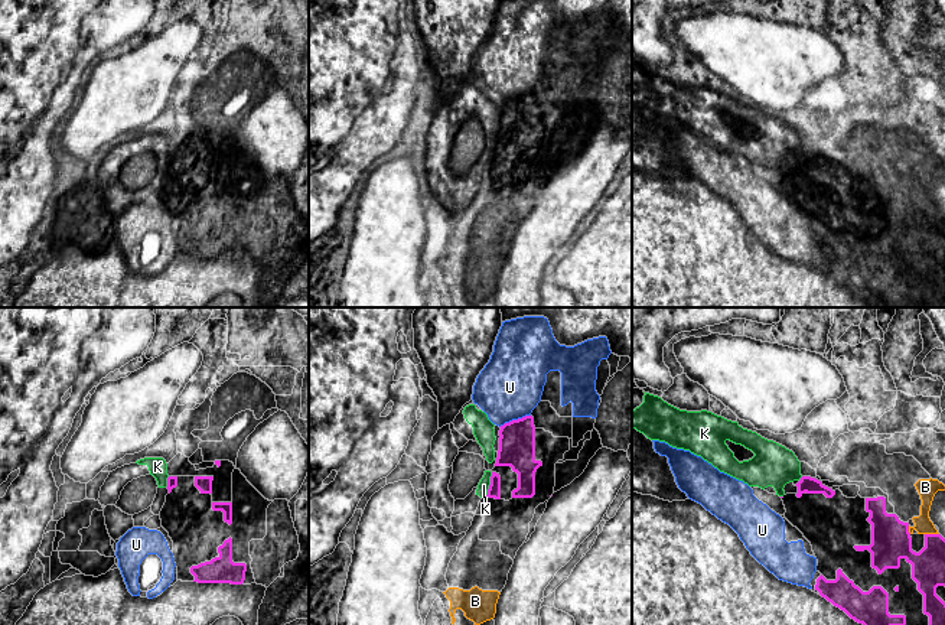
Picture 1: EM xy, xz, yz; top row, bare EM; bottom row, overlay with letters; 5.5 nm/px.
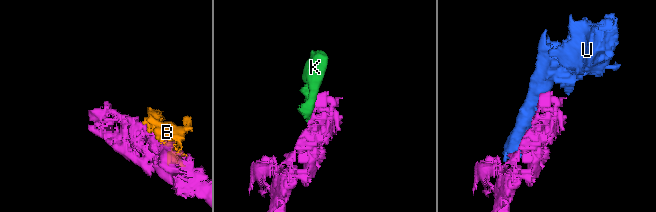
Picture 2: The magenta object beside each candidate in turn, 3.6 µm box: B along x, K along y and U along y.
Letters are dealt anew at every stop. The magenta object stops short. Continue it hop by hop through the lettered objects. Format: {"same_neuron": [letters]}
{"same_neuron": []}

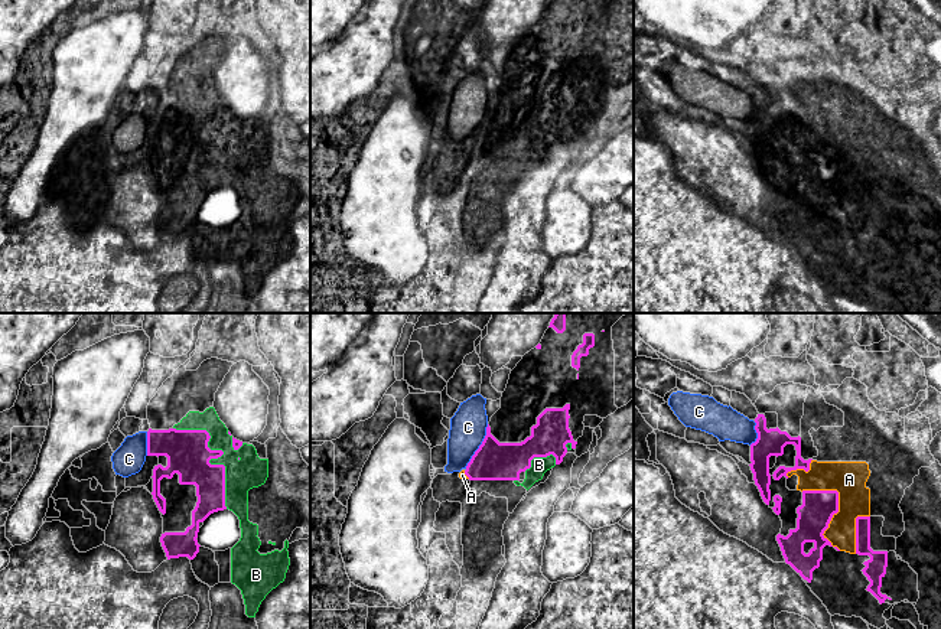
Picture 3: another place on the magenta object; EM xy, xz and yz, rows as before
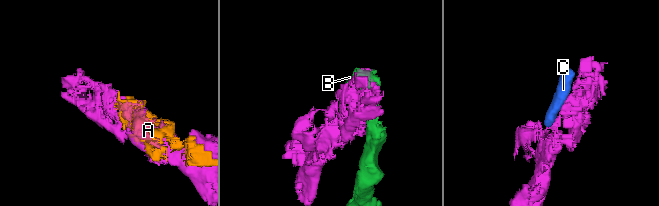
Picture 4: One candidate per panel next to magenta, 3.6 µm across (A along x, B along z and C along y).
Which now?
{"same_neuron": []}

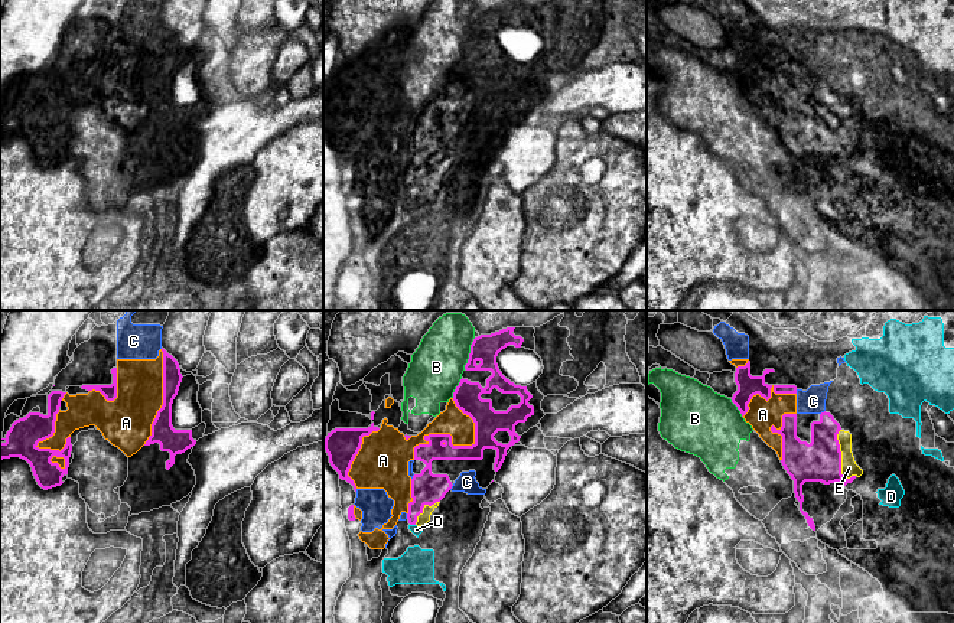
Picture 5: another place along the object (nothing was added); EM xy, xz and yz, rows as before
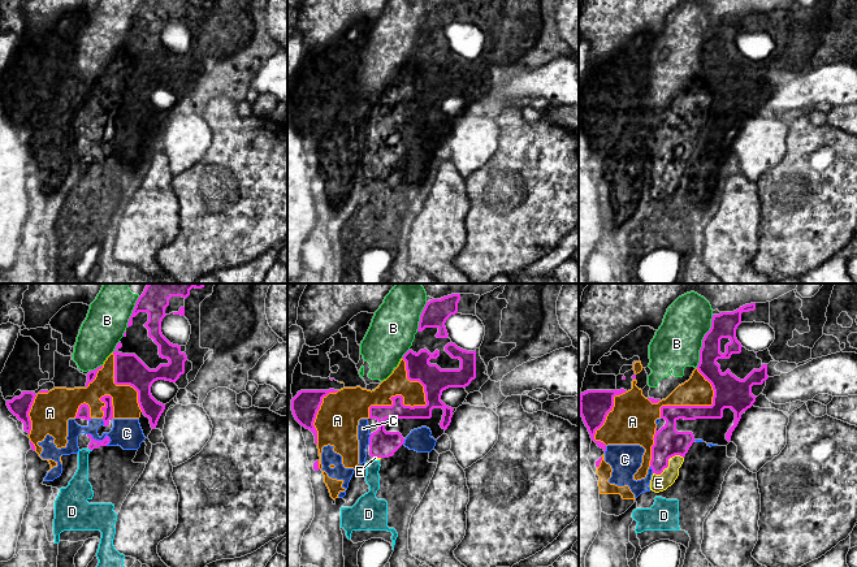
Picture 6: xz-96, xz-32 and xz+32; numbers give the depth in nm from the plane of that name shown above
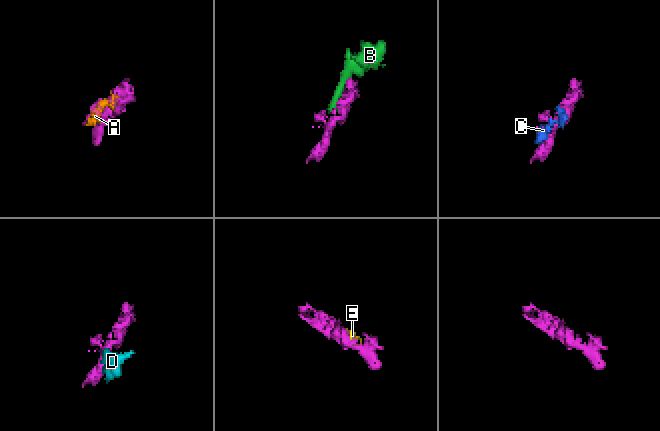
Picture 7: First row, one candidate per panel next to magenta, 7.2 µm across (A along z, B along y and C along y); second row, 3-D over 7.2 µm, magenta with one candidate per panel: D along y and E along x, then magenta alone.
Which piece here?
{"same_neuron": ["E"]}

